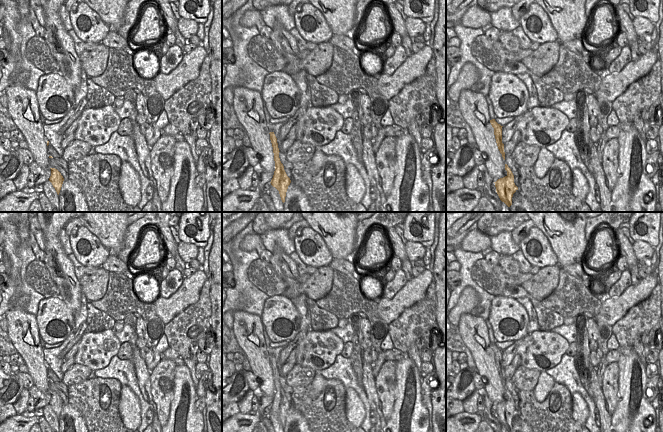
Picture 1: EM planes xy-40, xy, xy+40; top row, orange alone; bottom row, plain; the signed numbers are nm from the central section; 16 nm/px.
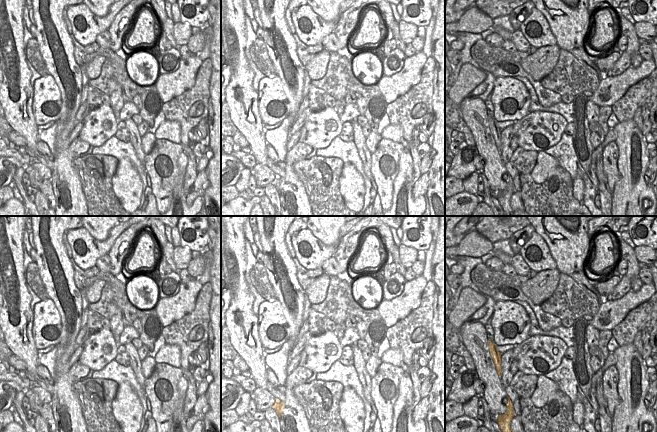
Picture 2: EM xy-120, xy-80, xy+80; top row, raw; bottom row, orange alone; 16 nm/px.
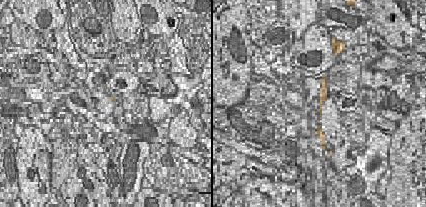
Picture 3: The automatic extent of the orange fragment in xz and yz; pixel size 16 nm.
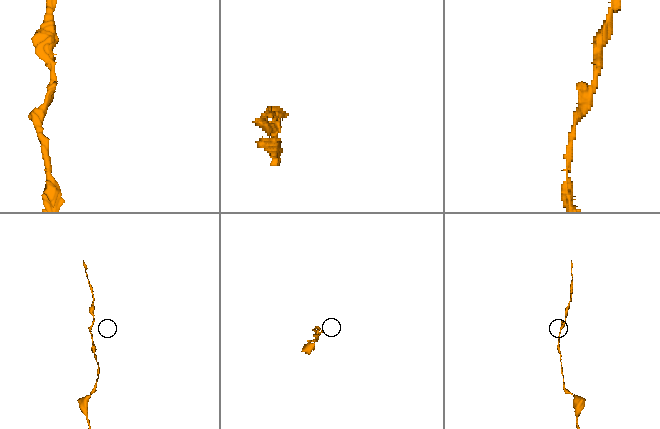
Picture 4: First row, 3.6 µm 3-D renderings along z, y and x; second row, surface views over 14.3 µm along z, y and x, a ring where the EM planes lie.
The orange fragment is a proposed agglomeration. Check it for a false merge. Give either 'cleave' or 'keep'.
keep

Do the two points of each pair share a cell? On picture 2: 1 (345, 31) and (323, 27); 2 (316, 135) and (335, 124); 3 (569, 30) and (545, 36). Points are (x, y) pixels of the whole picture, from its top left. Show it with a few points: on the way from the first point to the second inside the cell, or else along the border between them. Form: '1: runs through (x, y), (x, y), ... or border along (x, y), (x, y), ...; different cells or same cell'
1: border along (337, 21), (333, 32); different cells
2: runs through (321, 130), (330, 124); same cell
3: border along (541, 13), (546, 19), (557, 44); different cells

